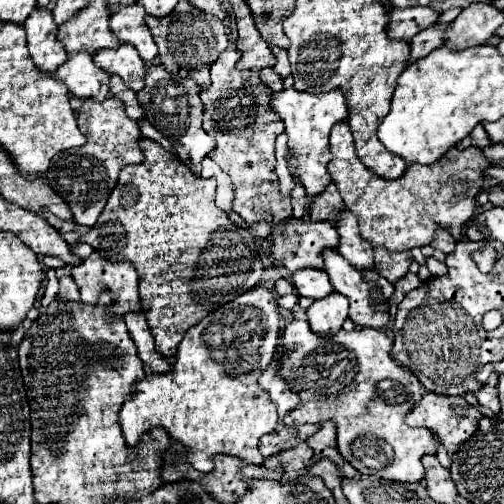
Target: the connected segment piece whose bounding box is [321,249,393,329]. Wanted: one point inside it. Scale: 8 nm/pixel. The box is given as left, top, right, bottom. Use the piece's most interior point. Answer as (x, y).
(368, 293)

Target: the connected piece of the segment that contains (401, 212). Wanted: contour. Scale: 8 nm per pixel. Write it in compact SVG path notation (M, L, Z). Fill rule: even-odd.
M347 119L339 121L331 129L331 153L333 153L333 157L329 161L329 173L331 173L333 183L337 185L337 189L341 193L341 199L343 199L345 207L351 213L357 215L361 237L369 239L369 243L373 247L387 245L389 251L405 251L405 249L429 245L431 239L433 239L433 231L439 225L451 229L453 235L457 237L461 233L463 223L467 223L471 219L471 215L475 213L475 197L483 189L483 169L487 169L491 165L485 159L483 151L477 149L477 147L467 147L463 151L457 149L457 147L451 147L441 159L437 159L431 165L411 163L399 179L383 179L383 177L375 175L371 169L367 169L361 163L361 159L357 157L351 127L349 127Z

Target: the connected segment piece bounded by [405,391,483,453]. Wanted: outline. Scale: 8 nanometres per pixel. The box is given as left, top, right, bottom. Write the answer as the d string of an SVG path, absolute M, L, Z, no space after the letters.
M427 391L427 393L423 393L417 407L405 417L405 423L409 427L427 427L427 429L431 429L433 433L439 435L445 449L449 453L453 453L453 451L457 451L457 447L465 439L469 439L469 435L473 435L473 431L477 431L481 417L483 417L481 411L475 405L467 403L465 397L449 397L449 395L439 395L439 393Z

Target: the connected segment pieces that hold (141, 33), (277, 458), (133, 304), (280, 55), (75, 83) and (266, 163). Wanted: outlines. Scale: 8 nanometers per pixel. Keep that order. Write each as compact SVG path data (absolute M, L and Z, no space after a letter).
M139 3L125 5L111 15L109 27L113 27L113 33L121 43L133 43L143 61L153 61L157 55L157 45L143 17L145 17L145 9Z
M299 443L299 445L291 447L291 449L285 449L285 451L279 451L279 453L271 455L271 457L267 457L263 461L263 465L267 469L283 467L285 469L283 481L293 481L293 479L307 473L305 467L309 467L311 457L313 457L313 449L307 443Z
M93 251L87 259L83 259L79 265L75 265L71 269L71 277L75 279L75 283L81 291L81 301L83 303L97 303L101 291L109 289L109 291L113 291L113 299L117 303L117 315L137 311L137 307L139 307L139 291L137 291L139 275L137 275L137 269L133 267L133 263L129 263L129 261L113 263L109 259L103 259L97 251Z
M271 47L271 51L273 51L273 55L277 57L277 65L274 65L273 69L281 75L281 77L287 77L287 75L291 74L291 65L288 59L288 52L285 49L281 49L281 47Z
M85 51L73 53L55 75L67 83L69 93L75 97L105 99L109 95L109 75Z
M225 49L211 65L211 87L199 93L205 107L203 129L217 143L209 157L231 177L235 187L233 209L257 237L267 237L271 221L281 221L291 215L291 197L279 191L275 173L275 137L283 133L285 127L271 105L273 91L259 79L257 69L239 71L235 67L239 57L241 51Z

